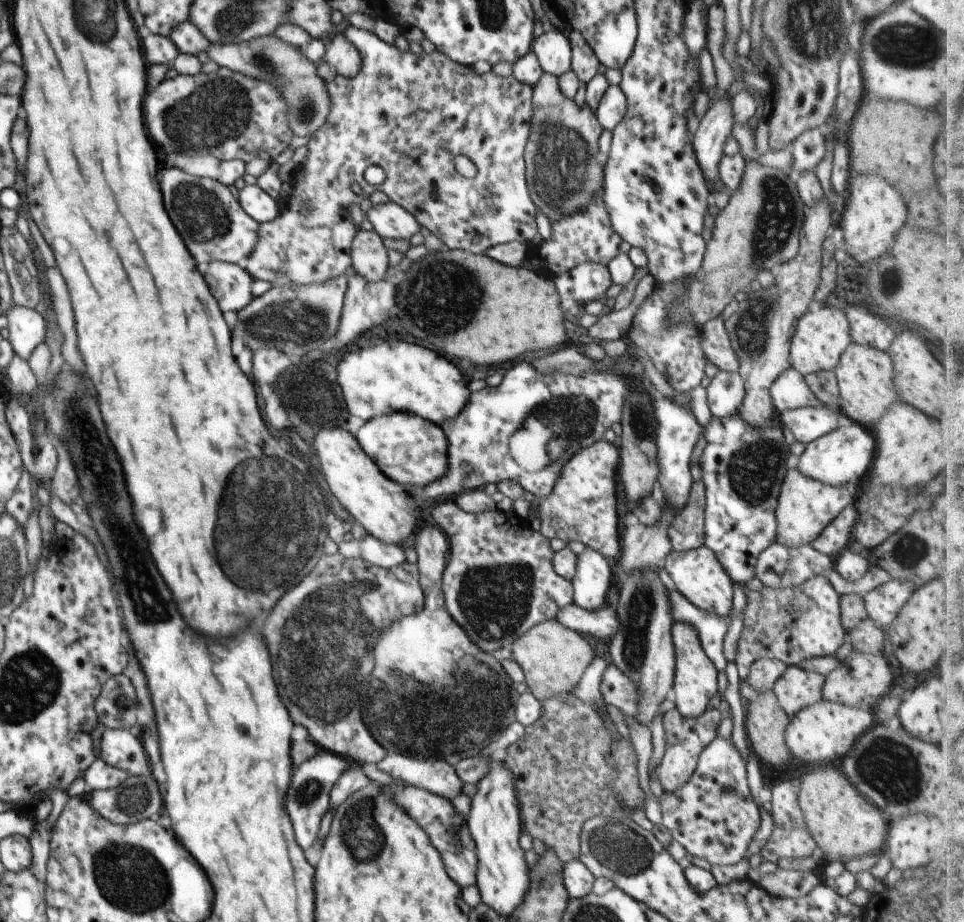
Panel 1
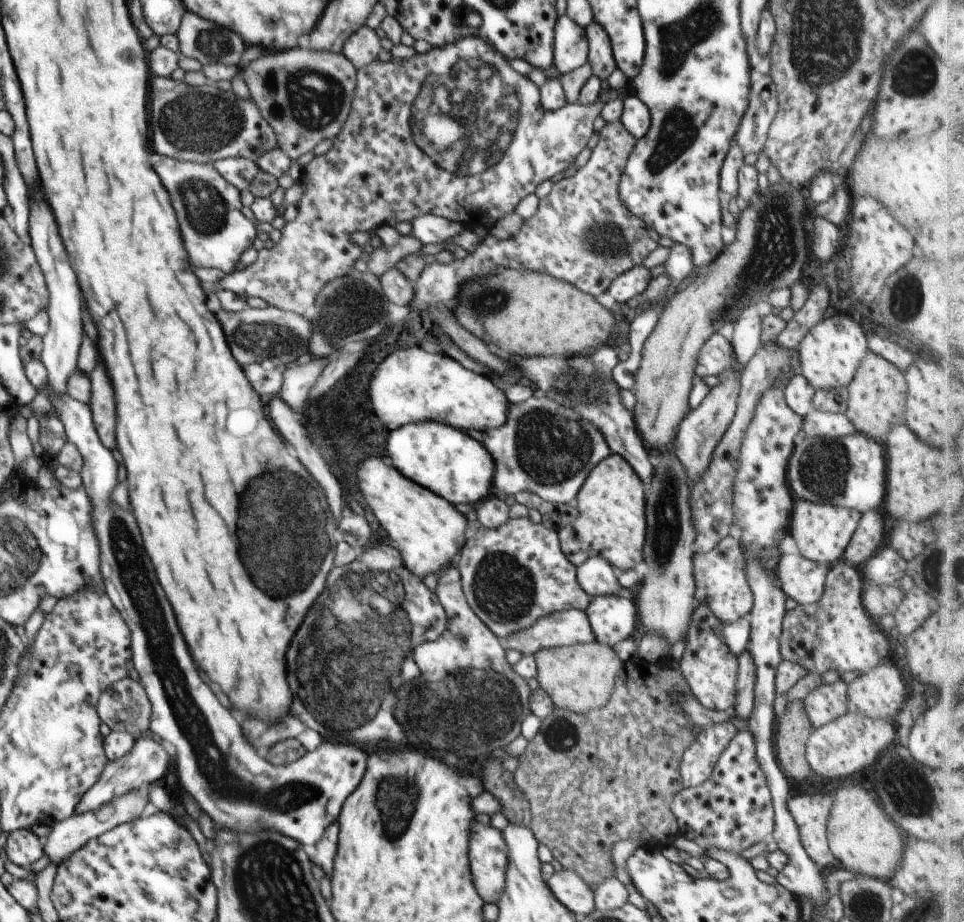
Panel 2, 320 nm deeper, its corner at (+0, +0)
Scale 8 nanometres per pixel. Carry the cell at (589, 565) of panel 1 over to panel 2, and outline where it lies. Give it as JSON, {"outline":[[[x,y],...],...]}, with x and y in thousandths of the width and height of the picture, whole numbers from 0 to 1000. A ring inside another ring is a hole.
{"outline":[[[651,645],[613,648],[607,665],[617,694],[623,700],[636,703],[637,700],[655,696],[661,659]]]}

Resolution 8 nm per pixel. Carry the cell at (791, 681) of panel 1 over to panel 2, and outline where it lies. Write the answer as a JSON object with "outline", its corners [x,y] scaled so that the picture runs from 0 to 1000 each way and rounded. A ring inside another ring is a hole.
{"outline":[[[873,736],[865,742],[852,742],[832,759],[844,791],[880,772],[879,743]]]}

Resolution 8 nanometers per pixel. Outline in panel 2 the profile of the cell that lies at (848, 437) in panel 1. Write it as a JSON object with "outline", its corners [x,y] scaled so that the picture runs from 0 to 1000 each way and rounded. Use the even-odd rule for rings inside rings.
{"outline":[[[894,470],[861,474],[835,474],[825,482],[816,503],[817,525],[824,538],[846,547],[862,547],[890,555],[911,554],[920,530],[917,484]]]}

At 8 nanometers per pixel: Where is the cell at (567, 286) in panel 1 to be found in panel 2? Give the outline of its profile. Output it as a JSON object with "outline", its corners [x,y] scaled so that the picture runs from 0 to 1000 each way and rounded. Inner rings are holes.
{"outline":[[[662,287],[637,303],[630,318],[649,332],[654,323],[667,319],[675,304],[674,292],[671,289]]]}

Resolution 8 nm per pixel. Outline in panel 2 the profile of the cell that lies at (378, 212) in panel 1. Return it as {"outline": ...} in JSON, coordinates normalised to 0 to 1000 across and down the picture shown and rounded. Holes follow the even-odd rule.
{"outline":[[[435,232],[425,239],[427,245],[426,255],[434,258],[439,266],[456,265],[471,256],[475,256],[480,249],[485,249],[479,242],[465,239],[450,232]]]}

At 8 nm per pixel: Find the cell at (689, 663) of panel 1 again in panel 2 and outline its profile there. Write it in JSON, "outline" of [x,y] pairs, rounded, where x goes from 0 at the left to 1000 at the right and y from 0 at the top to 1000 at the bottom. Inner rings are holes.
{"outline":[[[728,655],[723,656],[715,675],[712,703],[704,716],[704,723],[715,740],[719,755],[730,768],[740,771],[761,768],[765,754],[763,739],[767,718],[765,711],[750,695],[750,680],[751,677],[734,658]]]}

